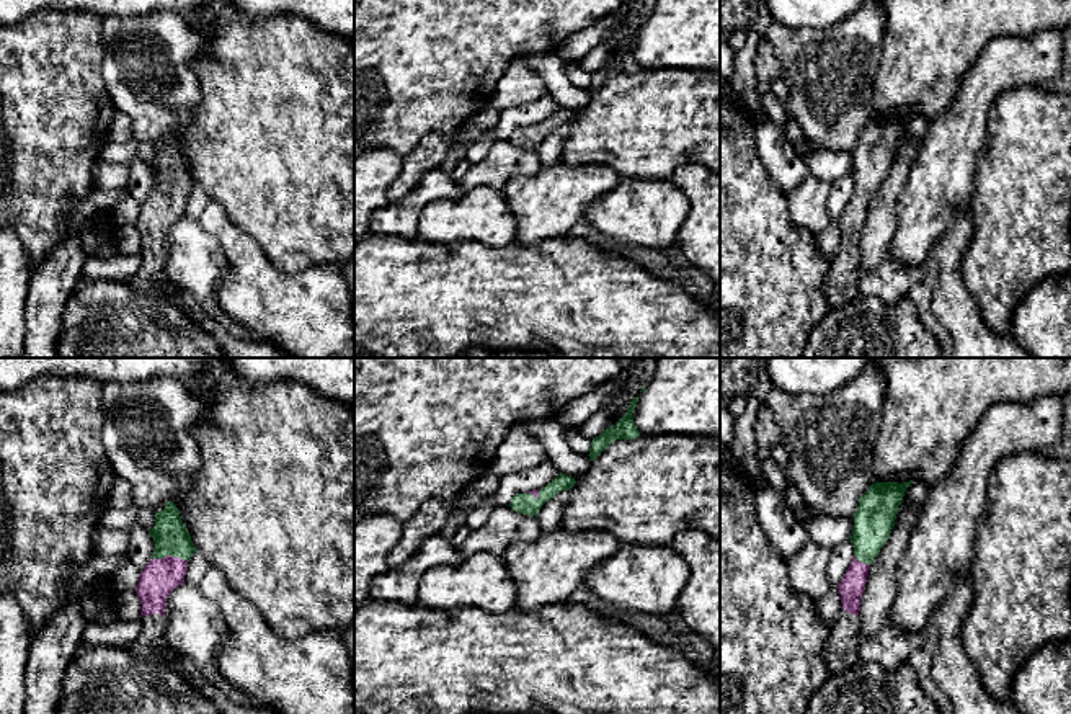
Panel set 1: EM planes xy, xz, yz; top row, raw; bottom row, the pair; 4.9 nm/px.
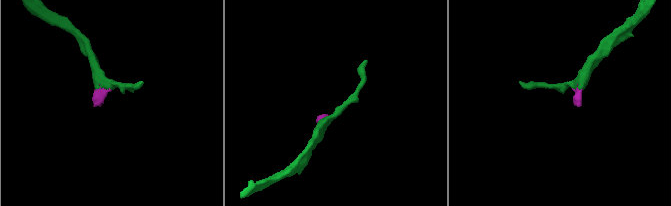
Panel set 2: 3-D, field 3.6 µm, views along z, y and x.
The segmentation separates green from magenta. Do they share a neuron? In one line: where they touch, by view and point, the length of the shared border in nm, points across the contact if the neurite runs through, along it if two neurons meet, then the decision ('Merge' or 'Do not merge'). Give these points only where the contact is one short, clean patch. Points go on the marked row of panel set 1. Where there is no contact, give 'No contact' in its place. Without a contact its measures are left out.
Touches green at xy (170, 554). Shared border 180 nm. Path across: xy (172, 538), (170, 554), (168, 566), (160, 577). Merge

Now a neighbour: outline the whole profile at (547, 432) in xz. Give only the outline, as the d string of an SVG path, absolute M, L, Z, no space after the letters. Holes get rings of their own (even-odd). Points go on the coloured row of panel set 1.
M555 418L522 420L514 428L518 426L529 431L544 446L549 461L562 474L571 475L580 482L589 472L593 461L588 454L580 454L568 446L563 426Z

